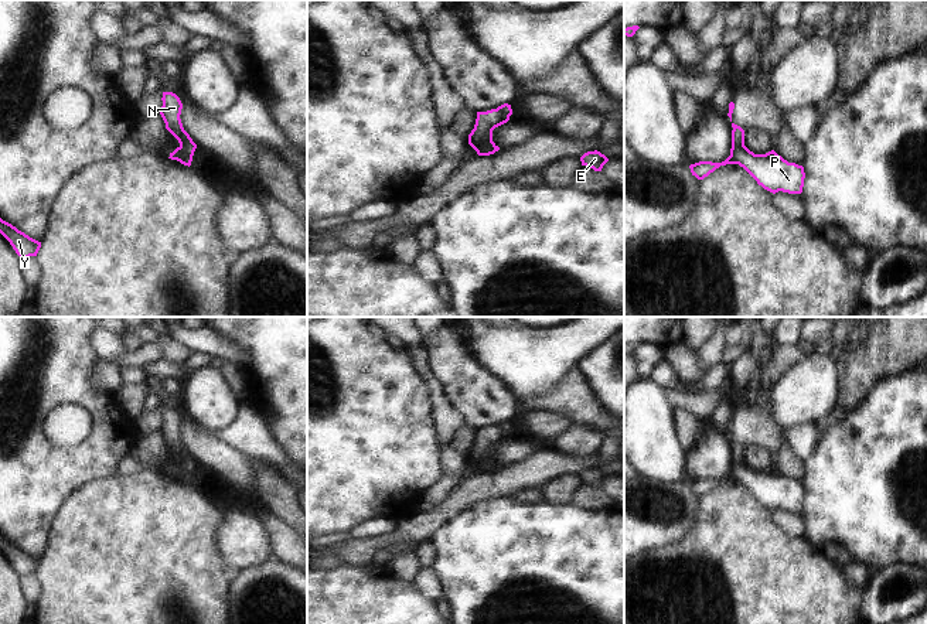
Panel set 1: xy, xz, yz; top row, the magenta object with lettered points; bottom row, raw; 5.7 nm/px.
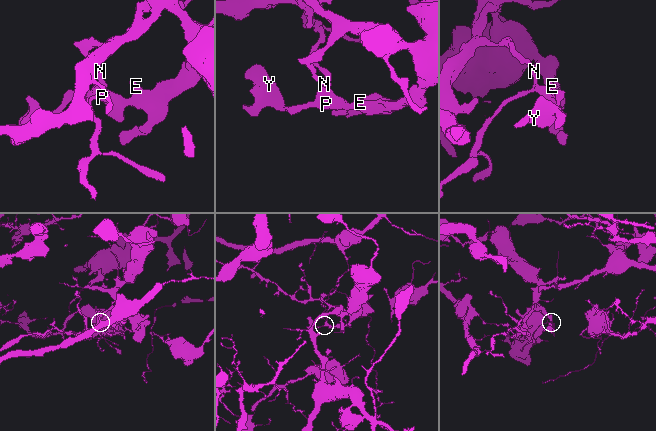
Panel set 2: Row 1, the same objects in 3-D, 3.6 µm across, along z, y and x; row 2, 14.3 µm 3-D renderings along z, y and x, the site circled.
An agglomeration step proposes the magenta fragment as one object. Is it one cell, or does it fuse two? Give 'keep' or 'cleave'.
cleave

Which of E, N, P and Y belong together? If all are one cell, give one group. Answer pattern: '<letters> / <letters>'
E P Y / N

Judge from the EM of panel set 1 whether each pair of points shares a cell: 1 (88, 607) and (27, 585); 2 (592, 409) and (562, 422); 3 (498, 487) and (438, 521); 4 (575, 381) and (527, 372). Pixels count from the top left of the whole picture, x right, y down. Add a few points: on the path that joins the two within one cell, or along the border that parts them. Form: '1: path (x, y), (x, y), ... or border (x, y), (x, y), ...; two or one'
1: border (34, 573), (40, 583), (40, 597), (36, 603); two
2: border (537, 411), (556, 411), (565, 413), (575, 423); two
3: path (483, 487), (469, 493), (453, 505); one
4: border (578, 367), (556, 388), (547, 394), (535, 395); two

